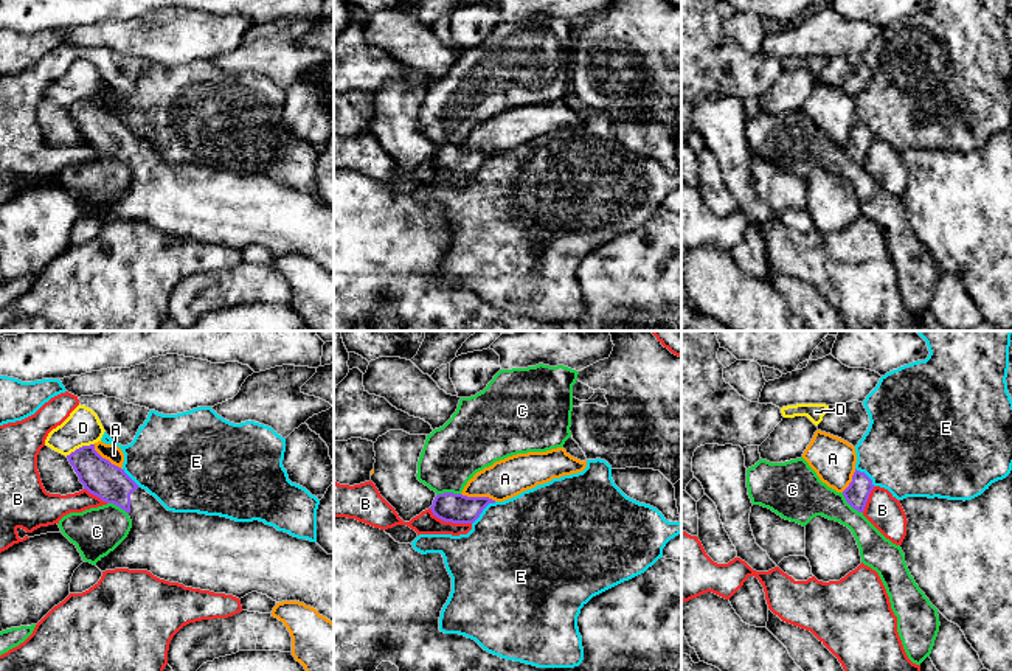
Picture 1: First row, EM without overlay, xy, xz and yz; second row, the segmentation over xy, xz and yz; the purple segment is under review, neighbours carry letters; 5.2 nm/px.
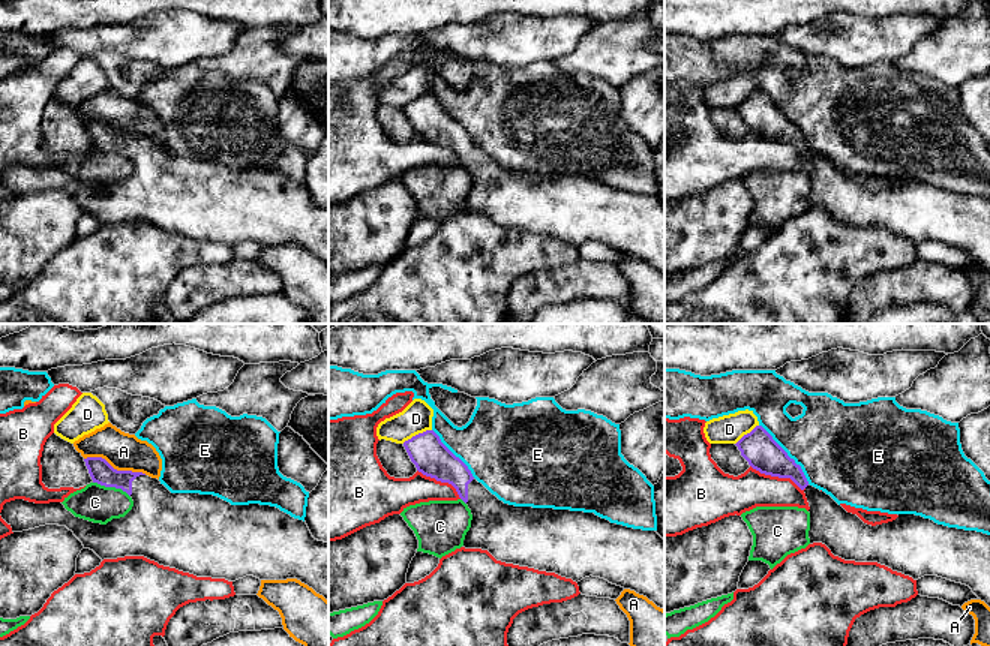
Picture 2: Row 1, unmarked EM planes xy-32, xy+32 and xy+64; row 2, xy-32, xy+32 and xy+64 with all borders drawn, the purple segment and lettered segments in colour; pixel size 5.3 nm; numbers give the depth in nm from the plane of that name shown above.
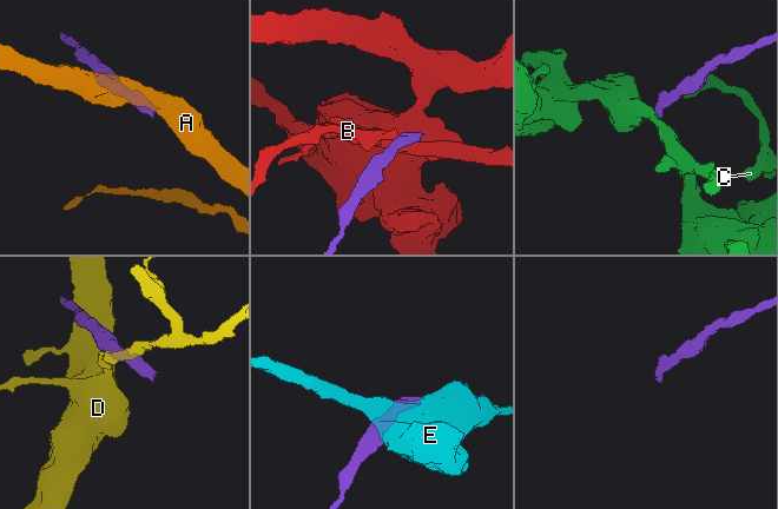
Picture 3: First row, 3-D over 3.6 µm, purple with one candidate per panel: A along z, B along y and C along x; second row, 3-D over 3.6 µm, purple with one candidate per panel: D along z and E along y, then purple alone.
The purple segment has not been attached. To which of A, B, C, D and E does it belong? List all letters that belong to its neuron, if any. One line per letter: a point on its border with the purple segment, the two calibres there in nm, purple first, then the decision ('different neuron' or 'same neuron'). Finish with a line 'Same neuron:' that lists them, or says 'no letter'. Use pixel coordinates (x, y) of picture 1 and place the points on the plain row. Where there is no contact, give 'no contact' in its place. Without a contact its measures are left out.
A: contact xz (478, 149); calibres 160 and 200 nm; different neuron
B: contact xz (450, 173); calibres 160 and 110 nm; different neuron
C: contact yz (851, 157); calibres 120 and 240 nm; different neuron
D: contact xy (79, 100); calibres 190 and 190 nm; different neuron
E: contact xz (481, 163); calibres 160 and 480 nm; different neuron
Same neuron: no letter

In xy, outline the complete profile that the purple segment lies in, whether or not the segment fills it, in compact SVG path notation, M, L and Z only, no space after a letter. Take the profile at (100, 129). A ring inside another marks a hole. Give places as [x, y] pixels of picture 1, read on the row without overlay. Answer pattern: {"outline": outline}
{"outline": "M95 96L82 98L67 110L84 141L102 154L120 158L132 172L127 189L96 214L101 224L147 222L169 235L239 252L258 244L276 255L304 255L334 275L334 207L328 207L317 194L293 189L259 172L236 174L220 168L168 163L124 121L102 110Z"}

